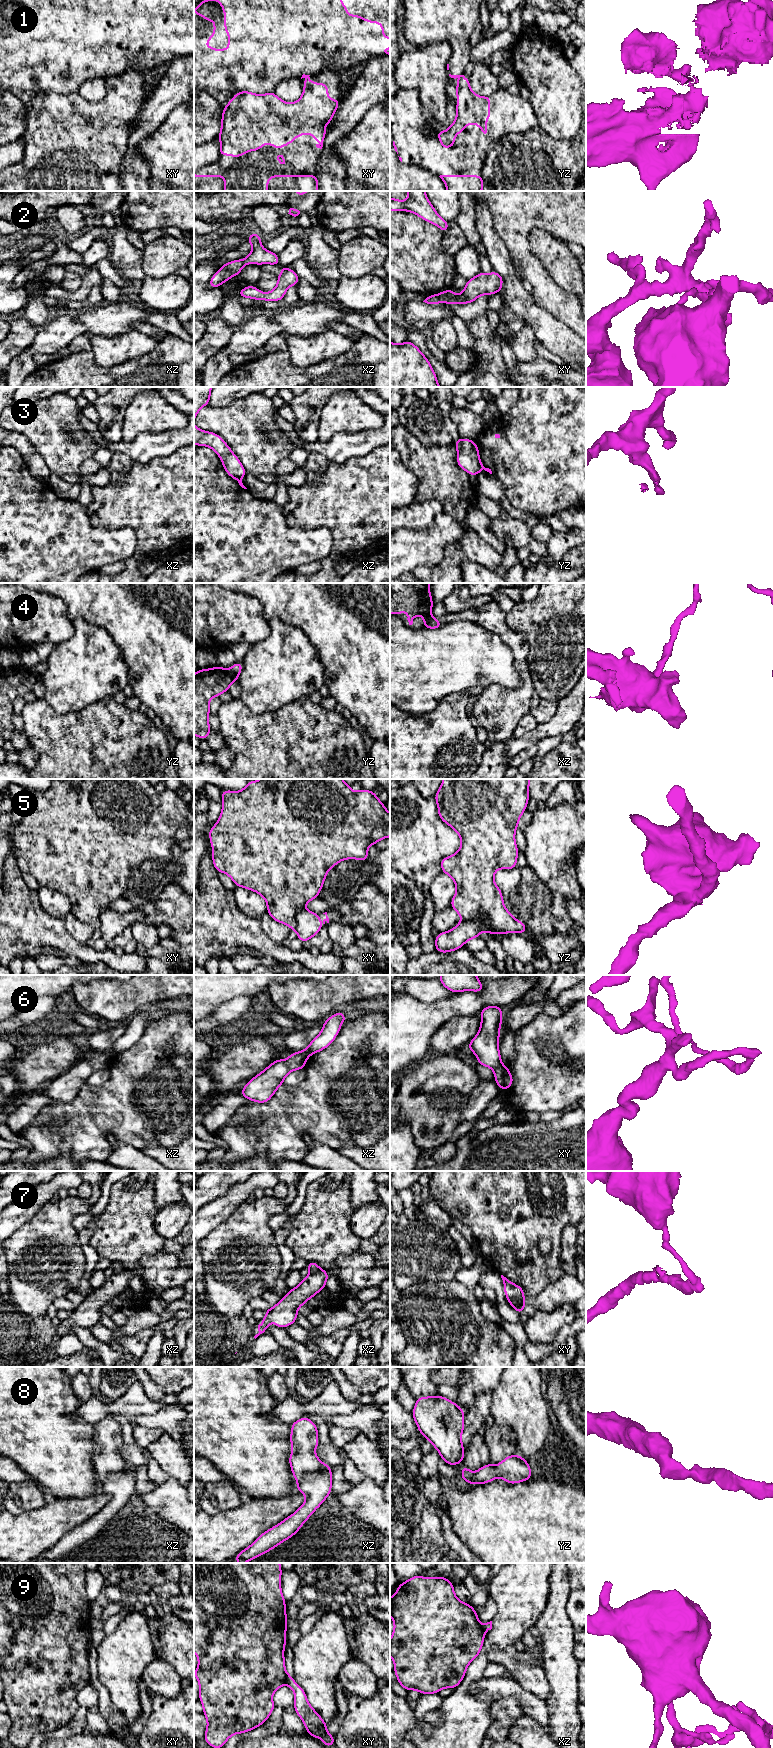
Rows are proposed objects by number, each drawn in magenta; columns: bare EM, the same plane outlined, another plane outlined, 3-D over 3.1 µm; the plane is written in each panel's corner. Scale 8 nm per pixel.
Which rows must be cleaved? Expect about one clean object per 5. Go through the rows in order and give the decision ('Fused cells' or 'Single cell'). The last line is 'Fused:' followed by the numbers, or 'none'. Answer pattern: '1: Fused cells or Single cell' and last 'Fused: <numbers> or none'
1: Fused cells
2: Fused cells
3: Fused cells
4: Fused cells
5: Fused cells
6: Fused cells
7: Fused cells
8: Single cell
9: Fused cells
Fused: 1, 2, 3, 4, 5, 6, 7, 9

